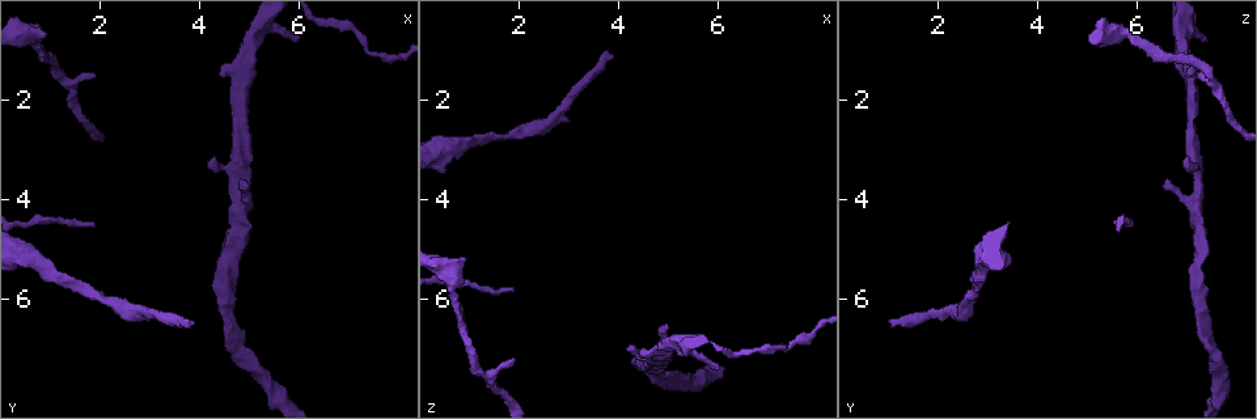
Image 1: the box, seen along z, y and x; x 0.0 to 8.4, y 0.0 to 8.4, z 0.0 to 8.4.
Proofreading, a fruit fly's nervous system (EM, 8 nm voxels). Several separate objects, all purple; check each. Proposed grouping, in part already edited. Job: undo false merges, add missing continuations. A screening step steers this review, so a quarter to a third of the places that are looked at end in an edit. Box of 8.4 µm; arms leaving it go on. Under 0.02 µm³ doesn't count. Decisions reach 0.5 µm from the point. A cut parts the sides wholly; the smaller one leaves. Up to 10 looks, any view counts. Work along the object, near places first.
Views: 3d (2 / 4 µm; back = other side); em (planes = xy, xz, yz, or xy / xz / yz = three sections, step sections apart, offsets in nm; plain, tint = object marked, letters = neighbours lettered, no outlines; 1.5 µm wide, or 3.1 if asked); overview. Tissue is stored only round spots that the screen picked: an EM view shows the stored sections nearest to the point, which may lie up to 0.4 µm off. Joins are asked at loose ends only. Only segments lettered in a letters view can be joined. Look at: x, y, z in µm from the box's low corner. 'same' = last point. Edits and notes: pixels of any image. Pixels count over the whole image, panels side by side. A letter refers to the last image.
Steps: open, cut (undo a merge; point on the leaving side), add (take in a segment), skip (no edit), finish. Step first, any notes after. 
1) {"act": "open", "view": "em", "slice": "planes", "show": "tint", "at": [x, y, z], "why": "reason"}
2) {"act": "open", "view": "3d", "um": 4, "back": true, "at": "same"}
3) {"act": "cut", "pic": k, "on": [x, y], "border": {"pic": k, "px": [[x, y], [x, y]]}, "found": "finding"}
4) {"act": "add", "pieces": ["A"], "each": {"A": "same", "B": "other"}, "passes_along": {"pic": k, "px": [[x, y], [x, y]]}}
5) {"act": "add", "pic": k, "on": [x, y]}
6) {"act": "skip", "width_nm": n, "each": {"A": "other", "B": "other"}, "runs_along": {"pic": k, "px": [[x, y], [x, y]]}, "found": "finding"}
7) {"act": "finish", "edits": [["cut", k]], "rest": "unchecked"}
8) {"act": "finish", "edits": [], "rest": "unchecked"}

{"act": "open", "view": "em", "slice": "xy", "step": 8, "show": "tint", "at": [3.85, 6.45, 1.15], "why": "branch stops here"}

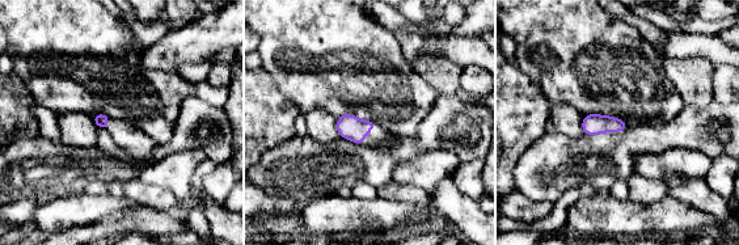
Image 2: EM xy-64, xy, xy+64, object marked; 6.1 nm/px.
{"act": "open", "view": "em", "slice": "planes", "show": "letters", "at": "same", "why": "another direction"}

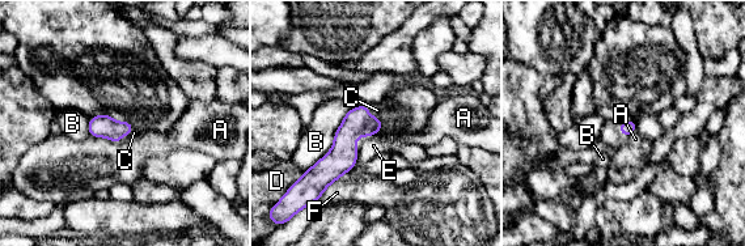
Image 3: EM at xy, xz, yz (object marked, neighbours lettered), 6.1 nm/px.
{"act": "add", "pieces": ["C"], "longest_contact_nm": ["B", 480], "each": {"A": "other", "B": "other", "C": "same", "D": "other", "E": "other", "F": "other"}, "found": "the neuron continues"}

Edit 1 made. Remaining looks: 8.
{"act": "open", "view": "overview"}

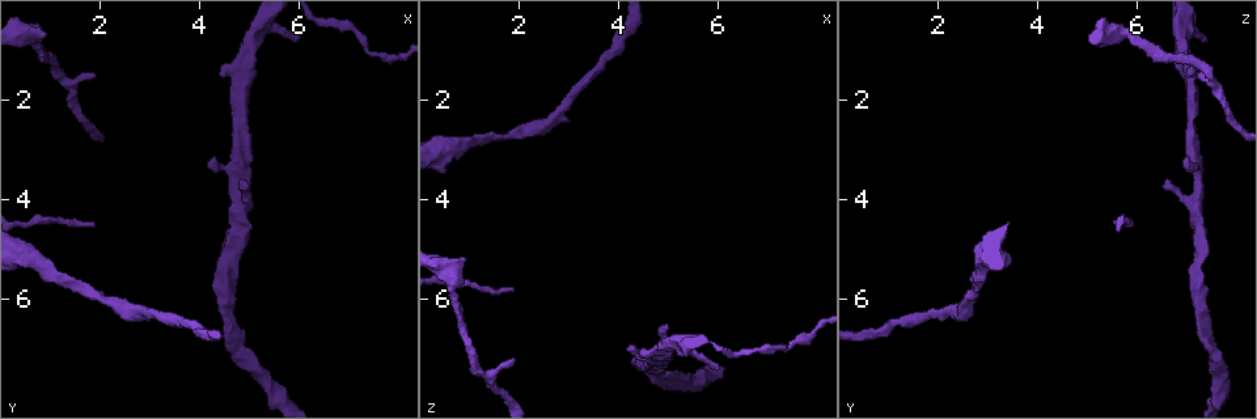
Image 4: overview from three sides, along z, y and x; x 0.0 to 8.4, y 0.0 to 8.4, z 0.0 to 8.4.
{"act": "open", "view": "3d", "um": 2, "at": [5.00, 3.70, 6.50], "why": "branch stops here"}

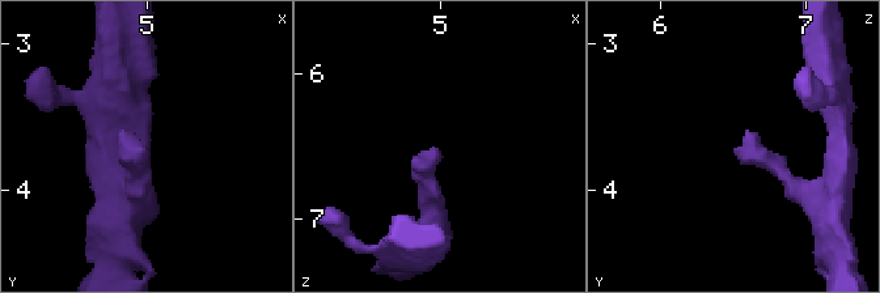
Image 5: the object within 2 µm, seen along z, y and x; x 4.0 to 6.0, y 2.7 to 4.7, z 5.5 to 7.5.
{"act": "open", "view": "em", "slice": "planes", "show": "letters", "at": [4.96, 3.72, 6.50]}

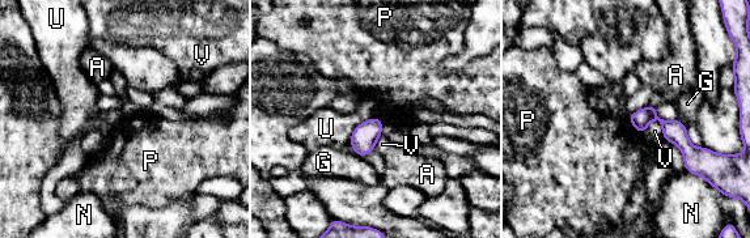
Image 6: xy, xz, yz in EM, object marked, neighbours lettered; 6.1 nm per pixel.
{"act": "skip", "each": {"A": "other", "G": "other", "N": "other", "P": "other", "U": "other", "V": "other"}, "border": {"pic": 6, "px": [[627, 118], [642, 134]]}, "found": "no lettered segment goes on from it"}

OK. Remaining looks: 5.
{"act": "open", "view": "em", "slice": "xz", "step": 4, "show": "tint", "at": [4.40, 1.50, 7.05], "why": "an open end"}

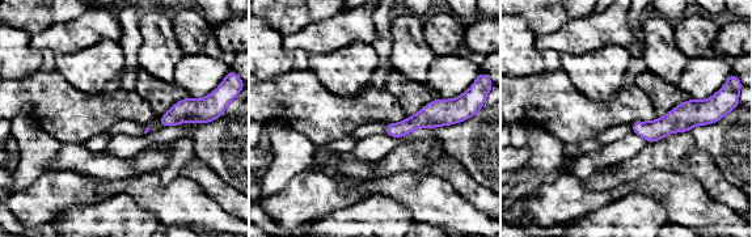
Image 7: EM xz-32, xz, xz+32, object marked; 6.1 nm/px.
{"act": "open", "view": "em", "slice": "planes", "show": "letters", "at": "same", "why": "cut it another way"}

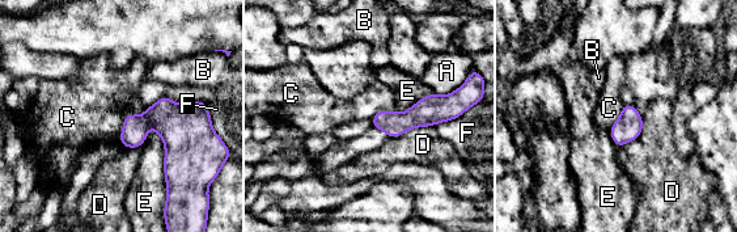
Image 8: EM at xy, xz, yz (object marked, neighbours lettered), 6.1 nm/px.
{"act": "skip", "width_nm": 120, "each": {"A": "other", "B": "other", "C": "other", "D": "other", "E": "other", "F": "other"}, "border": {"pic": 8, "px": [[148, 106], [125, 117], [118, 139]]}, "found": "no lettered segment goes on from it"}

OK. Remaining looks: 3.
{"act": "open", "view": "em", "slice": "yz", "step": 4, "show": "letters", "at": [6.00, 0.80, 7.35], "why": "free end"}

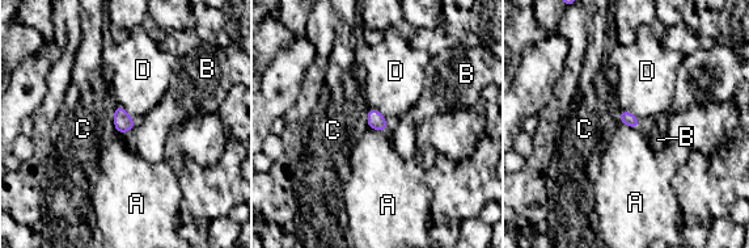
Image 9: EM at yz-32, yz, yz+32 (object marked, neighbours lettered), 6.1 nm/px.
{"act": "skip", "each": {"A": "other", "B": "other", "C": "other", "D": "other"}, "found": "no lettered segment goes on from it"}

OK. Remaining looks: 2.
{"act": "finish", "edits": [["add", 3]], "rest": "unchecked"}

